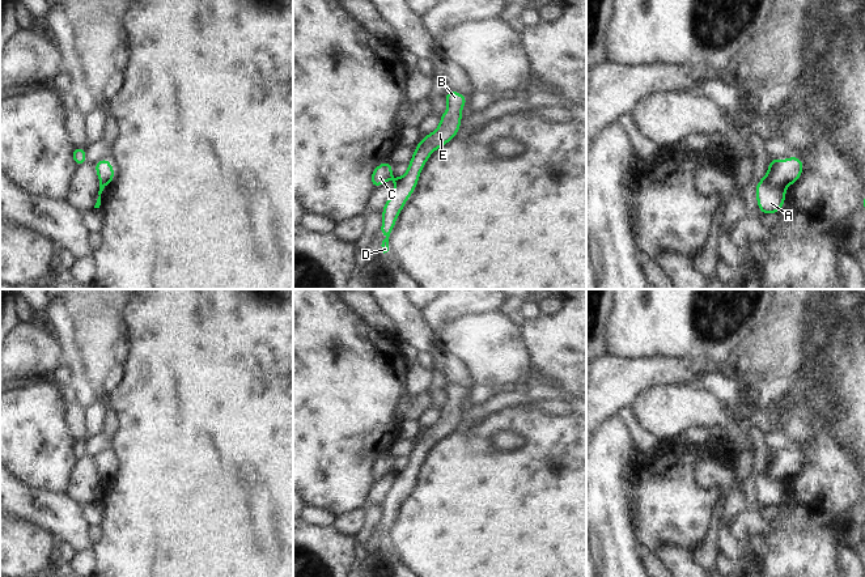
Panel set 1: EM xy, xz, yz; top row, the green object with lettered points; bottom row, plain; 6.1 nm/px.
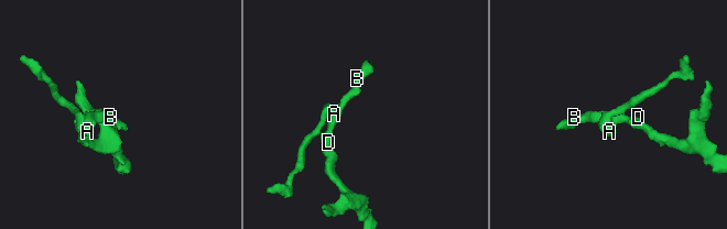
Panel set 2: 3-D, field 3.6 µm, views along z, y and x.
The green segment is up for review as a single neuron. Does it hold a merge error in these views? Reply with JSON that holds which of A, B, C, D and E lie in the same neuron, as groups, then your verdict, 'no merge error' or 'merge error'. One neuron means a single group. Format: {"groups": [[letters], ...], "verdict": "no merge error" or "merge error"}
{"groups": [["A", "B", "C", "D", "E"]], "verdict": "no merge error"}

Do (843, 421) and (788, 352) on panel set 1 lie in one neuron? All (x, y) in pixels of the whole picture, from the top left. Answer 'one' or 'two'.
one

